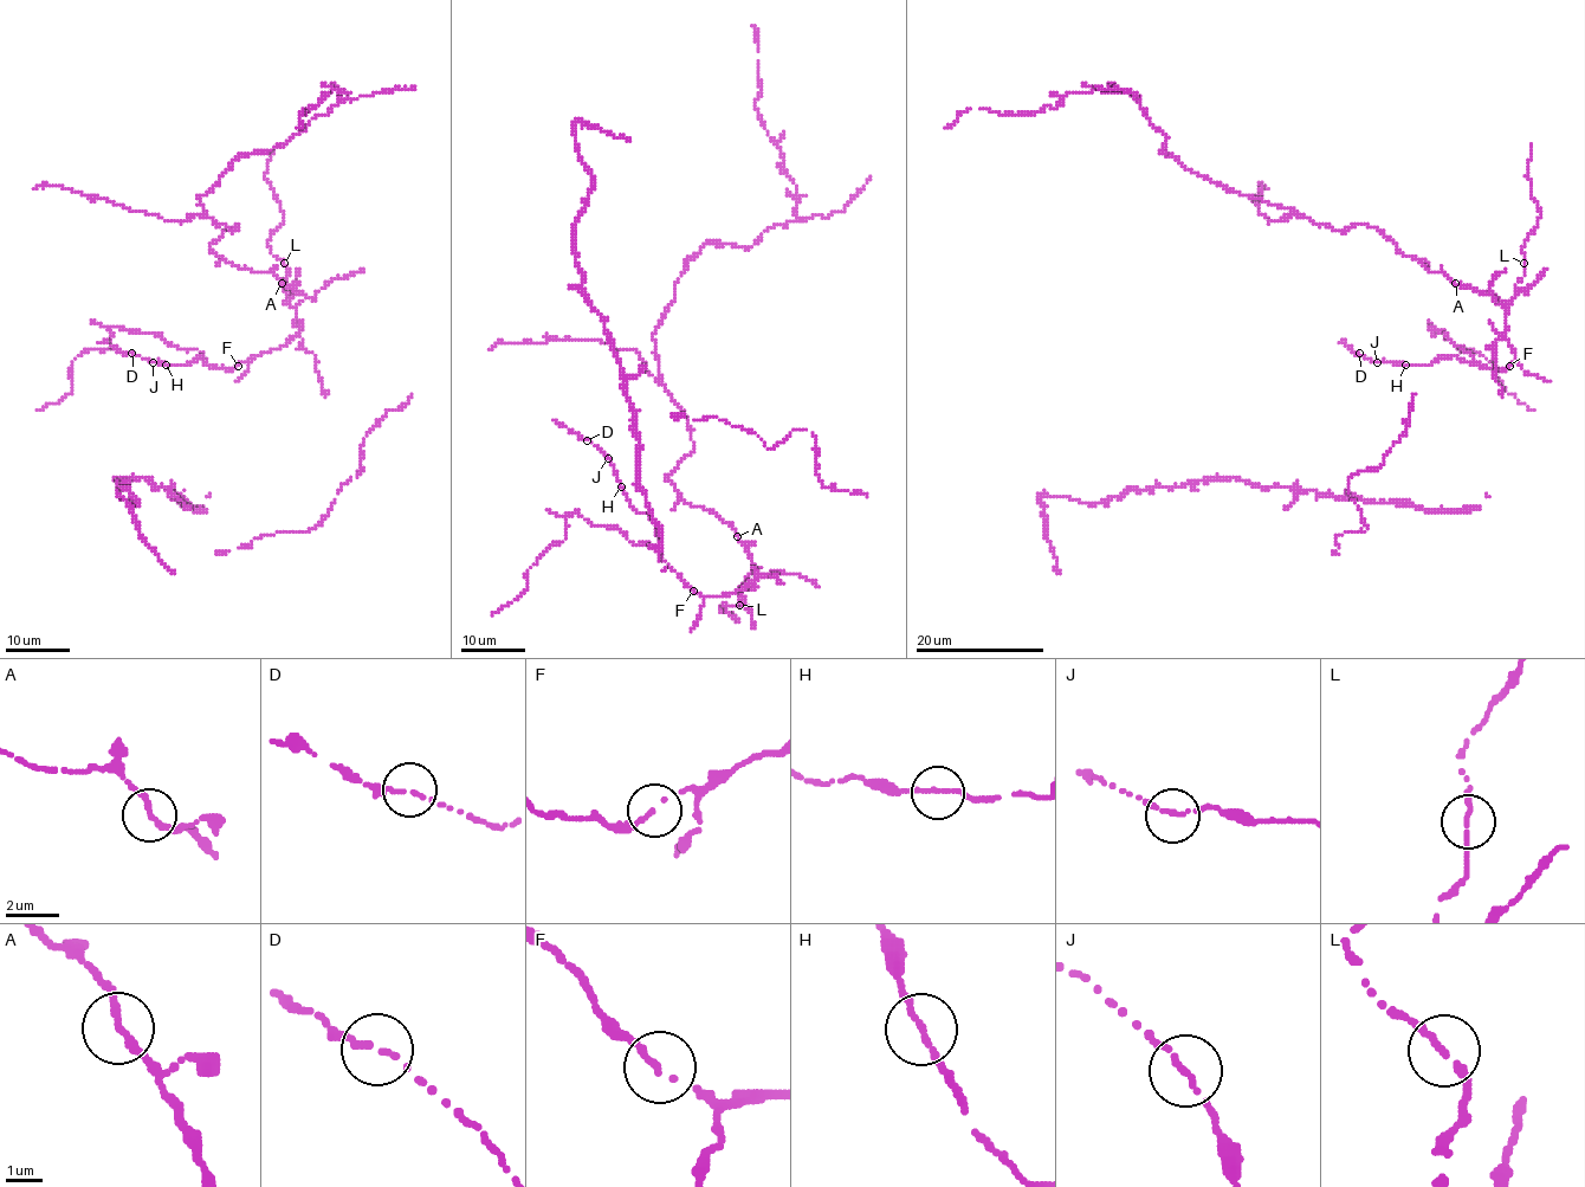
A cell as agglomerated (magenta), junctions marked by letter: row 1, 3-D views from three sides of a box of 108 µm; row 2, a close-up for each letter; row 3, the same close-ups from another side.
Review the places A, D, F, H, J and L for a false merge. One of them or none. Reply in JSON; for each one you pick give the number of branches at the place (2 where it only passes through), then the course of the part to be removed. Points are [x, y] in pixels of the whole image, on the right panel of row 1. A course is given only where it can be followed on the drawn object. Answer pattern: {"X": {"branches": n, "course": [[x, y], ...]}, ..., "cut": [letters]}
{"cut": []}

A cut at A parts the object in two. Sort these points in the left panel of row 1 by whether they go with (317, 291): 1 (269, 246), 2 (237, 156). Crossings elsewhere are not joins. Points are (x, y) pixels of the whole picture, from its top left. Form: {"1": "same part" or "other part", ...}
{"1": "same part", "2": "other part"}

